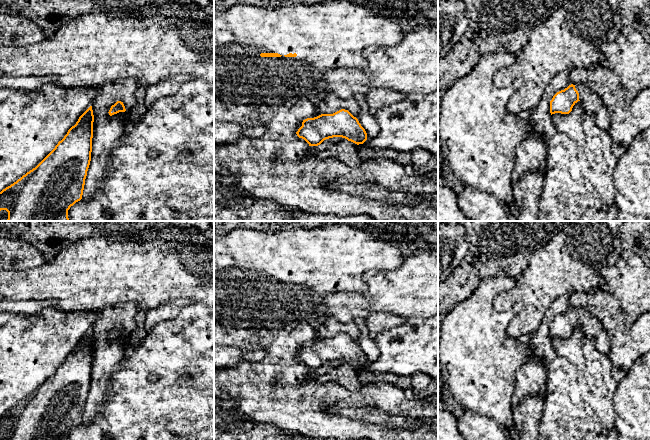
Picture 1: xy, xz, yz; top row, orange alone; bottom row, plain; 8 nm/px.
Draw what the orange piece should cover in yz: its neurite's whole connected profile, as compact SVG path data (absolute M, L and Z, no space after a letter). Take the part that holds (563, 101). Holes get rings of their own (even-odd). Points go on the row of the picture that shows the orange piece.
M571 84L557 92L550 101L550 113L569 114L578 101L594 115L598 127L610 131L611 117L600 95L583 85Z

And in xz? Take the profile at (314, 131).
M341 109L333 114L307 118L303 120L296 134L309 146L318 146L329 138L342 137L343 139L336 144L318 151L316 157L320 159L331 157L351 168L364 162L358 154L357 146L367 140L367 133L348 110Z

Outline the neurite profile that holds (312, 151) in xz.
M333 137L333 138L329 138L324 140L320 145L318 146L310 146L309 150L307 152L307 155L309 157L315 157L316 153L322 149L325 149L327 147L329 147L330 145L336 144L337 142L339 142L340 140L342 140L342 137Z

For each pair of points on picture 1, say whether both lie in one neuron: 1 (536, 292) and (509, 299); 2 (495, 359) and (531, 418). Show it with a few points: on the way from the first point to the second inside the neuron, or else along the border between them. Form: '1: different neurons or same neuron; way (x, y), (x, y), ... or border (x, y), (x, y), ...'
1: same neuron; way (529, 293), (516, 295)
2: different neurons; border (513, 410), (513, 423), (508, 428)

